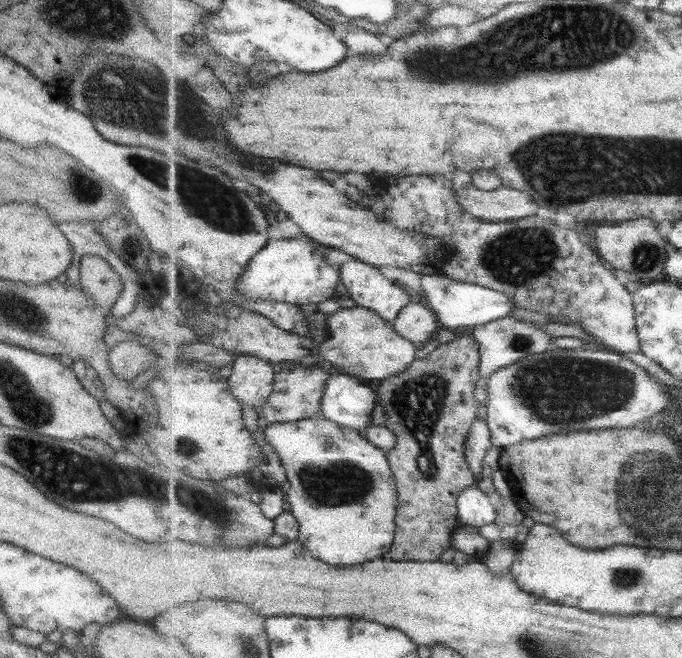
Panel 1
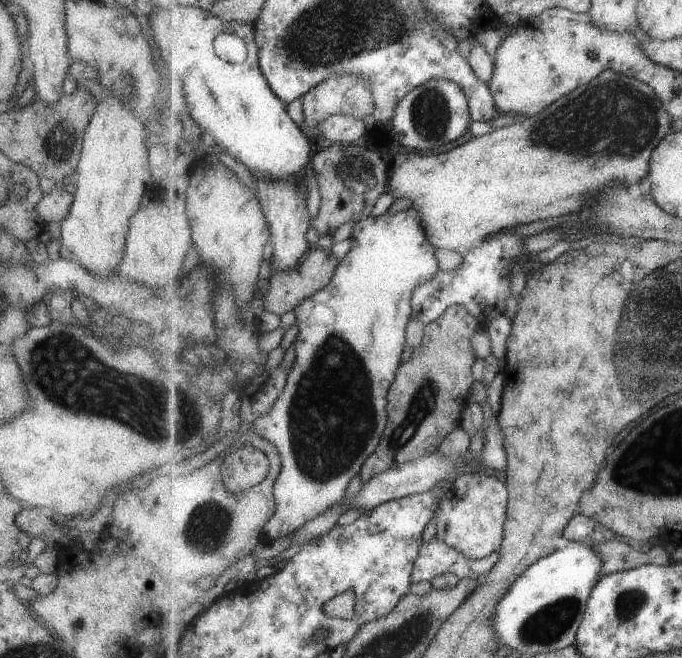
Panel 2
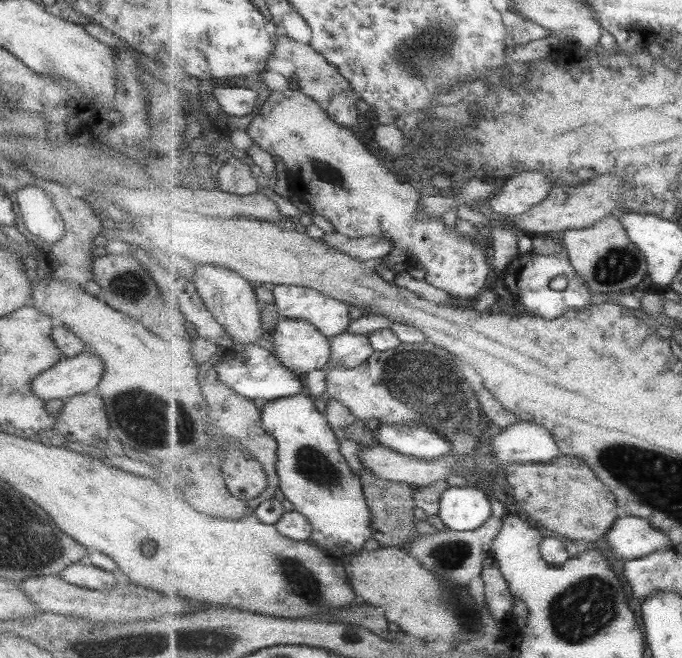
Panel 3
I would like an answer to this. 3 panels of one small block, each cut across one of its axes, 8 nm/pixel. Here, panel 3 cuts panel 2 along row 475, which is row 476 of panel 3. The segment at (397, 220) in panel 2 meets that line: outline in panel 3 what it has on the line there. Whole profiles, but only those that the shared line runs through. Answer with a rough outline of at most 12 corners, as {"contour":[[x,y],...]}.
{"contour":[[309,394],[267,402],[280,490],[309,542],[363,550],[373,513]]}

